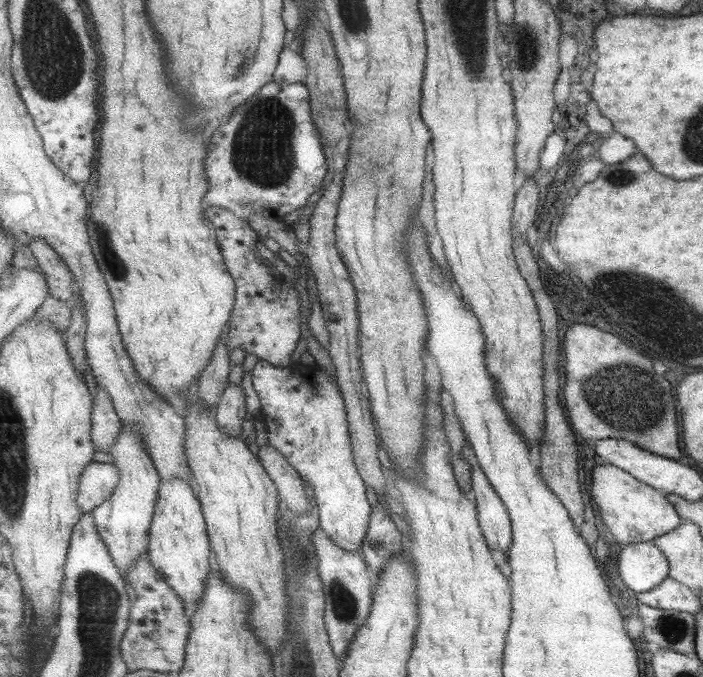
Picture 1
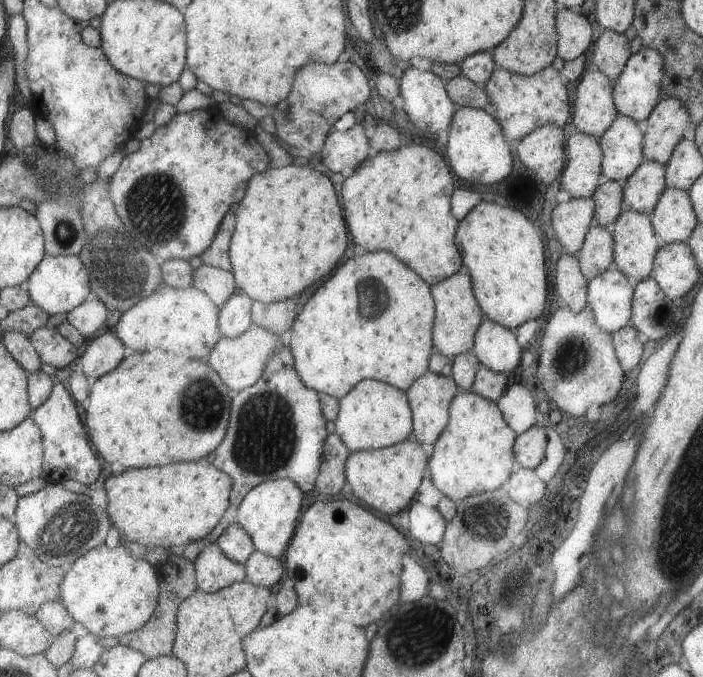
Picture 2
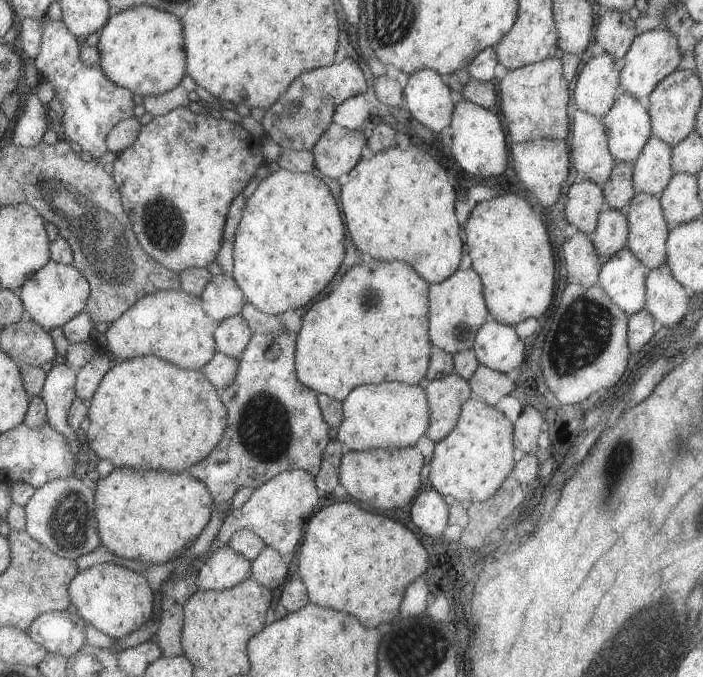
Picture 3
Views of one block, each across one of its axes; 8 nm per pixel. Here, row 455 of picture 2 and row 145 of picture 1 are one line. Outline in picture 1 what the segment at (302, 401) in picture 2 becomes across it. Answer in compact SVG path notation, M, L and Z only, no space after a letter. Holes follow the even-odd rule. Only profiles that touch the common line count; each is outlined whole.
M272 81L268 83L255 97L252 97L245 105L236 109L232 120L220 126L217 130L218 132L212 136L210 145L208 146L210 156L206 158L206 172L208 179L210 179L210 192L208 192L207 198L204 198L204 205L208 207L227 208L240 216L240 218L244 218L244 220L250 220L254 214L262 214L262 216L265 217L273 217L284 221L284 218L286 218L290 212L296 212L298 208L303 208L310 202L310 198L313 198L314 194L323 191L331 166L329 165L327 150L325 149L326 146L322 140L322 131L320 131L320 127L315 121L311 90L306 83L289 83L287 81L282 81L282 83Z

